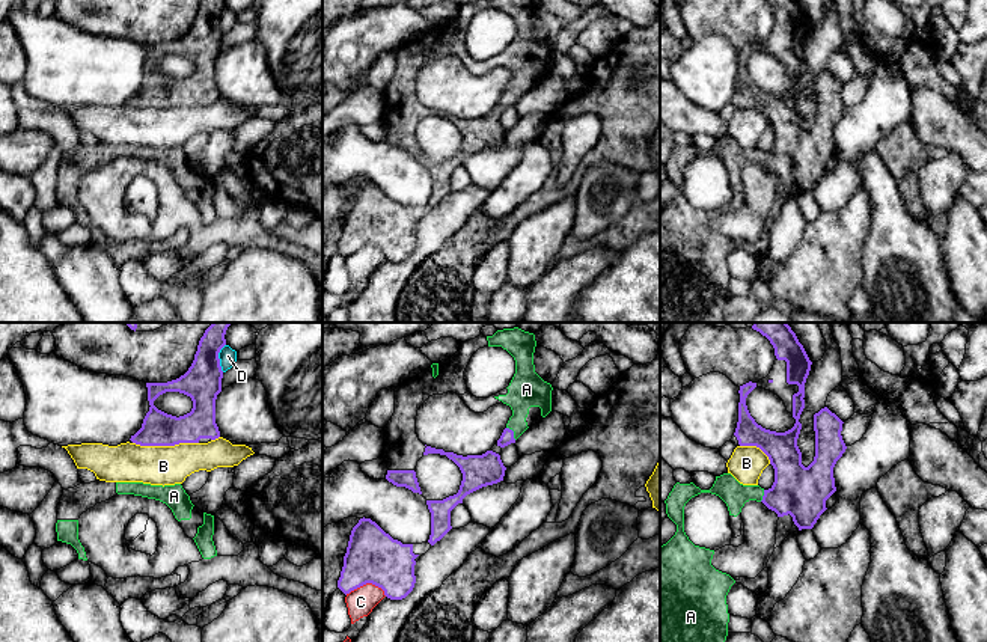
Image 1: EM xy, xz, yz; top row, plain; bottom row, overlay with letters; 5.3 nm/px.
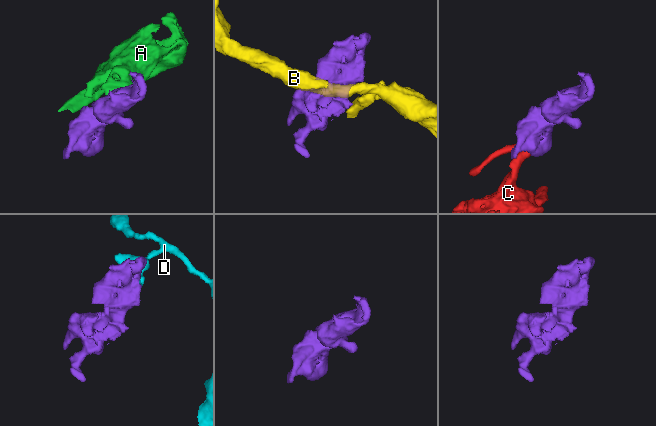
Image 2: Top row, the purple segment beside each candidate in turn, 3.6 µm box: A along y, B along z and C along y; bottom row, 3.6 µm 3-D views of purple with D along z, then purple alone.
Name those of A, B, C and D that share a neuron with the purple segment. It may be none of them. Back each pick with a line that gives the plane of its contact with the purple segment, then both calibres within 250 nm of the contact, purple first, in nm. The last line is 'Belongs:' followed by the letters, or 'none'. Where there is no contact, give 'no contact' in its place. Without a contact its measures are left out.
A: xz | 70/190 nm
Belongs: A

